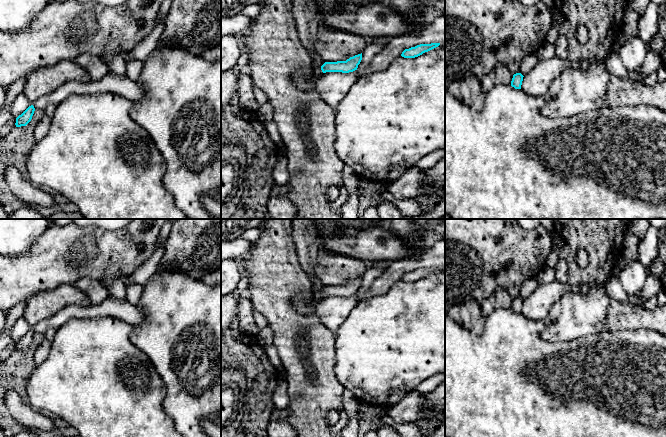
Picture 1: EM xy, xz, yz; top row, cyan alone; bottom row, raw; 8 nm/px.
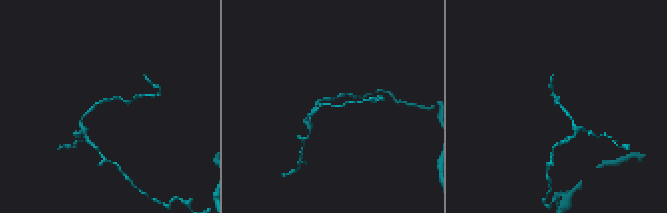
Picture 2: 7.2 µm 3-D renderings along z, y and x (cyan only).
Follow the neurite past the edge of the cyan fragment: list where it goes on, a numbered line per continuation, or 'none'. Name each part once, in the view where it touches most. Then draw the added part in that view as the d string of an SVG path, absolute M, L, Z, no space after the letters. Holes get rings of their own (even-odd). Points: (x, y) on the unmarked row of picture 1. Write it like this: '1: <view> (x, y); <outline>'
none

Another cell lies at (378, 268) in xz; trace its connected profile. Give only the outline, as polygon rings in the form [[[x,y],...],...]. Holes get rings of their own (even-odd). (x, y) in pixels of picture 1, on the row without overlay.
[[[389,261],[375,262],[375,264],[364,273],[362,276],[362,284],[356,294],[359,300],[364,298],[372,283],[384,273],[389,265]]]

